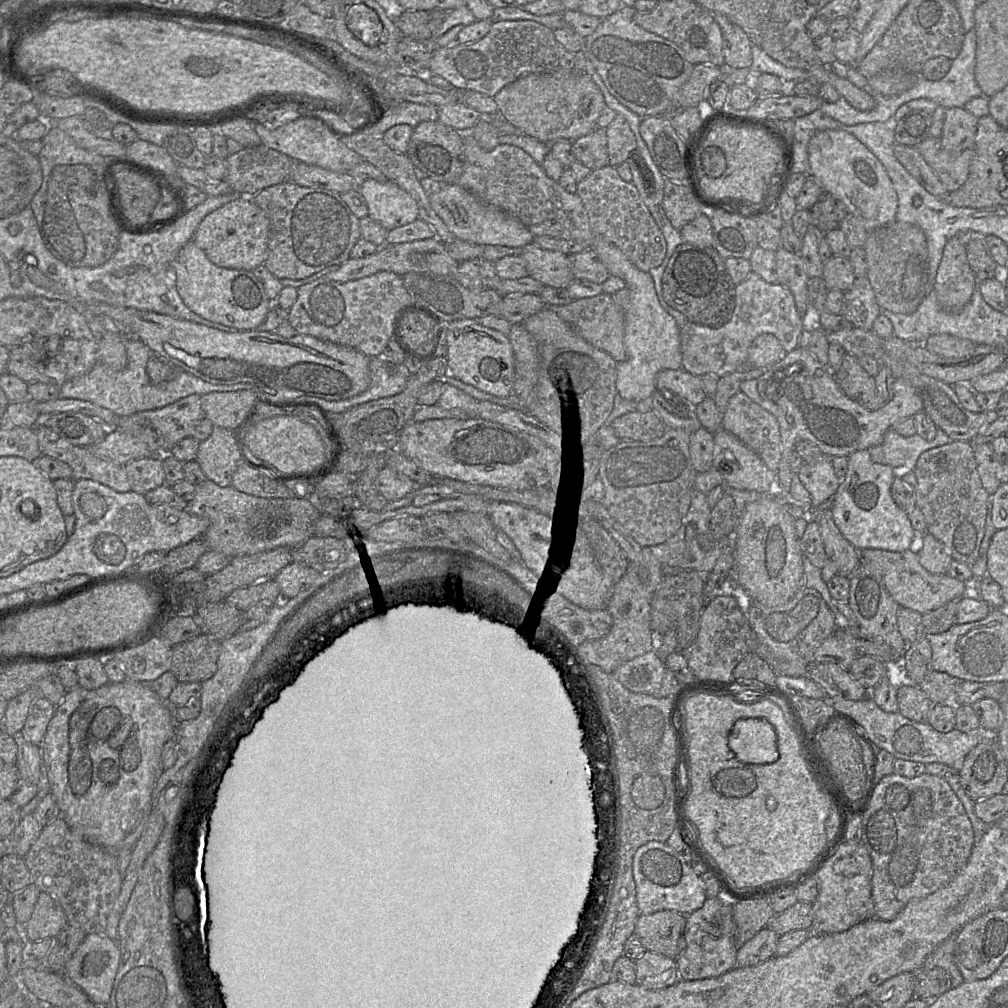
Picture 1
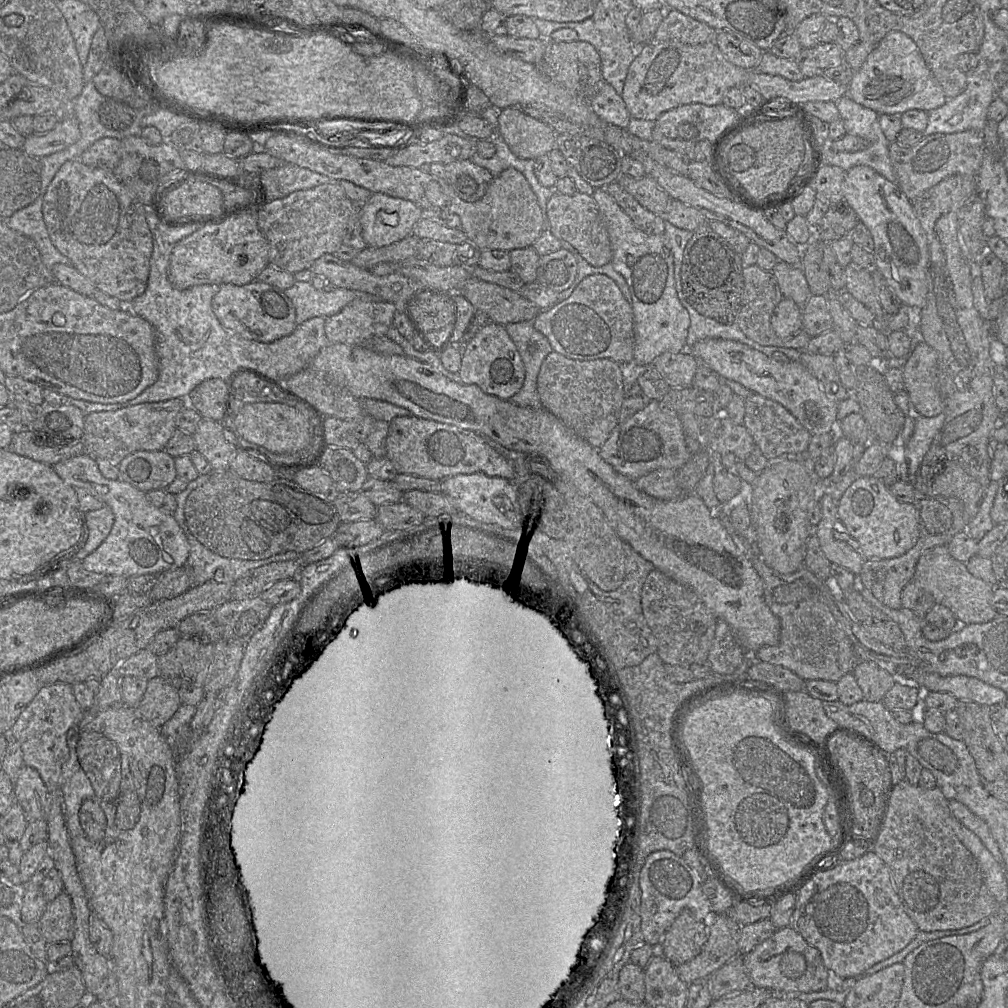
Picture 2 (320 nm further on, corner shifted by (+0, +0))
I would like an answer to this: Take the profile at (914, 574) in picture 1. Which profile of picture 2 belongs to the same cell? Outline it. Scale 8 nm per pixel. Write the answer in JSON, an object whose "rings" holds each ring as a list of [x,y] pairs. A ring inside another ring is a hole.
{"rings":[[[946,545],[936,546],[921,555],[913,581],[929,592],[935,603],[949,608],[960,625],[986,623],[999,616],[992,606],[992,596],[996,585],[973,576],[967,570],[965,563],[951,556]]]}

